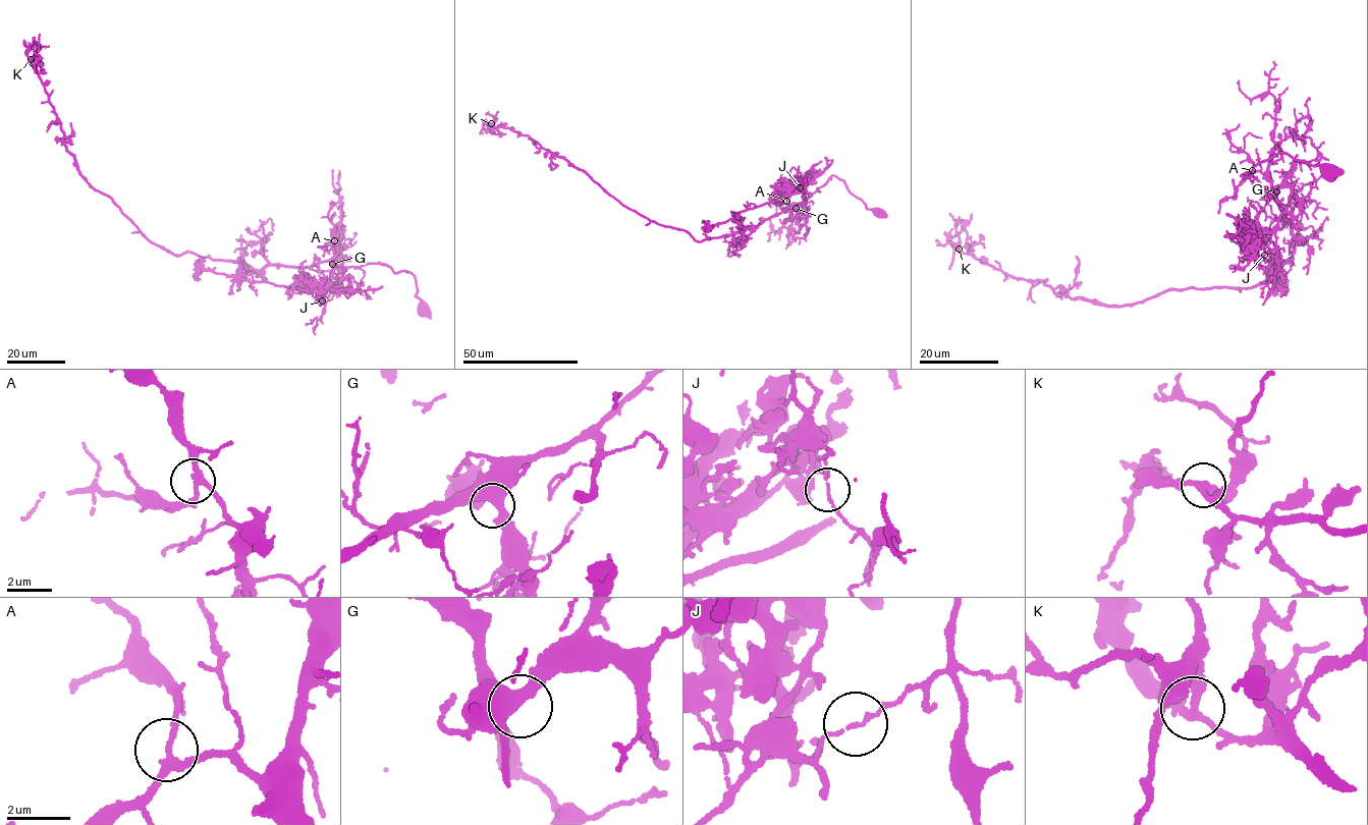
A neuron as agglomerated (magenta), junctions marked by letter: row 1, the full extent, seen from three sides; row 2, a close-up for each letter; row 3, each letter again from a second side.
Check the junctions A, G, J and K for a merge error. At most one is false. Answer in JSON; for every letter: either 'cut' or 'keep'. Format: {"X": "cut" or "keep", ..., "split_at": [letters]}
{"A": "keep", "G": "keep", "J": "cut", "K": "keep", "split_at": ["J"]}

